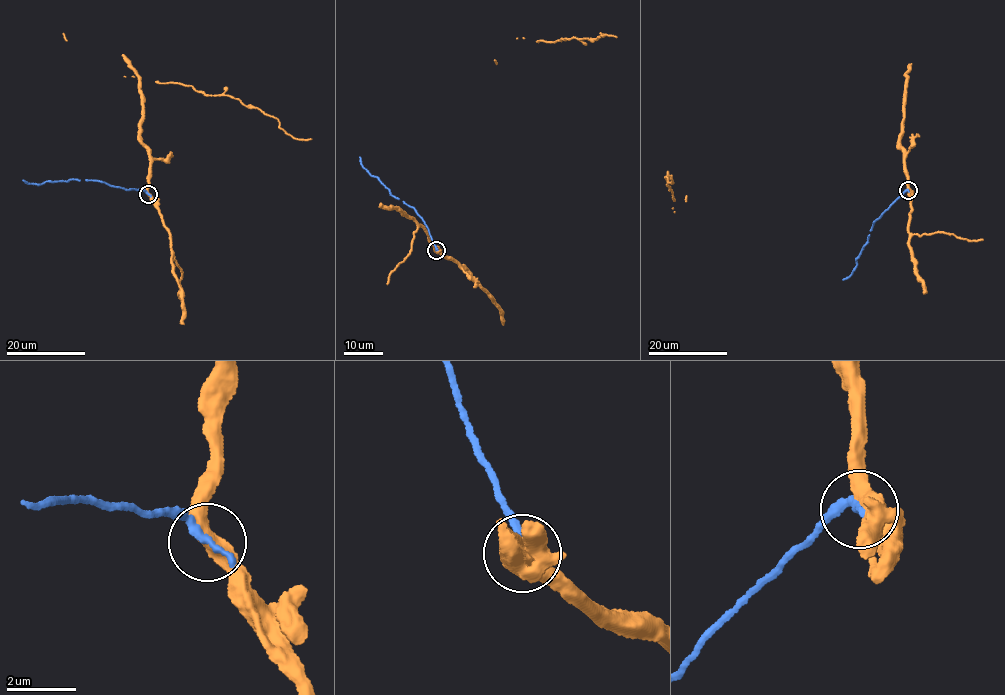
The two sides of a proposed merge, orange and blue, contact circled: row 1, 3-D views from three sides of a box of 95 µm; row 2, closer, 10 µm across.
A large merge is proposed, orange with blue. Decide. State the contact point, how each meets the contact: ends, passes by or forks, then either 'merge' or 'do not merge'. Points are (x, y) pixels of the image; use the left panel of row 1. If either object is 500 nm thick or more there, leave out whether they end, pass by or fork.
at (148, 194); orange passes by; blue ends there; merge

